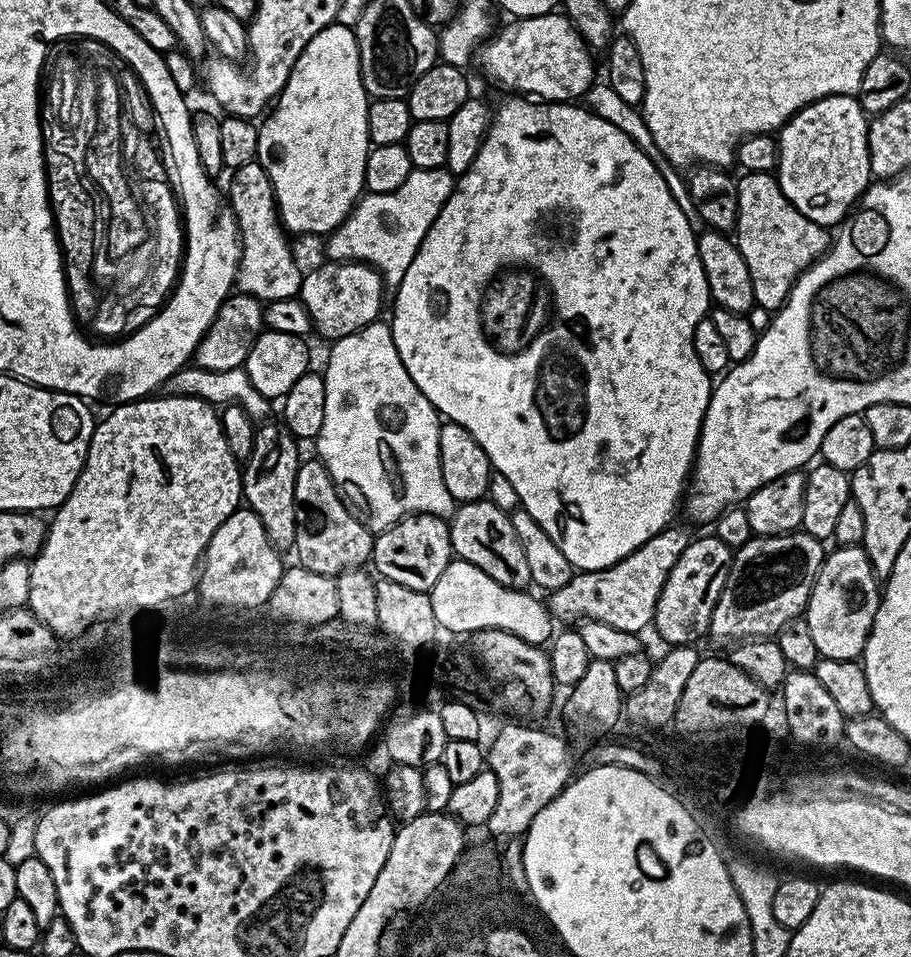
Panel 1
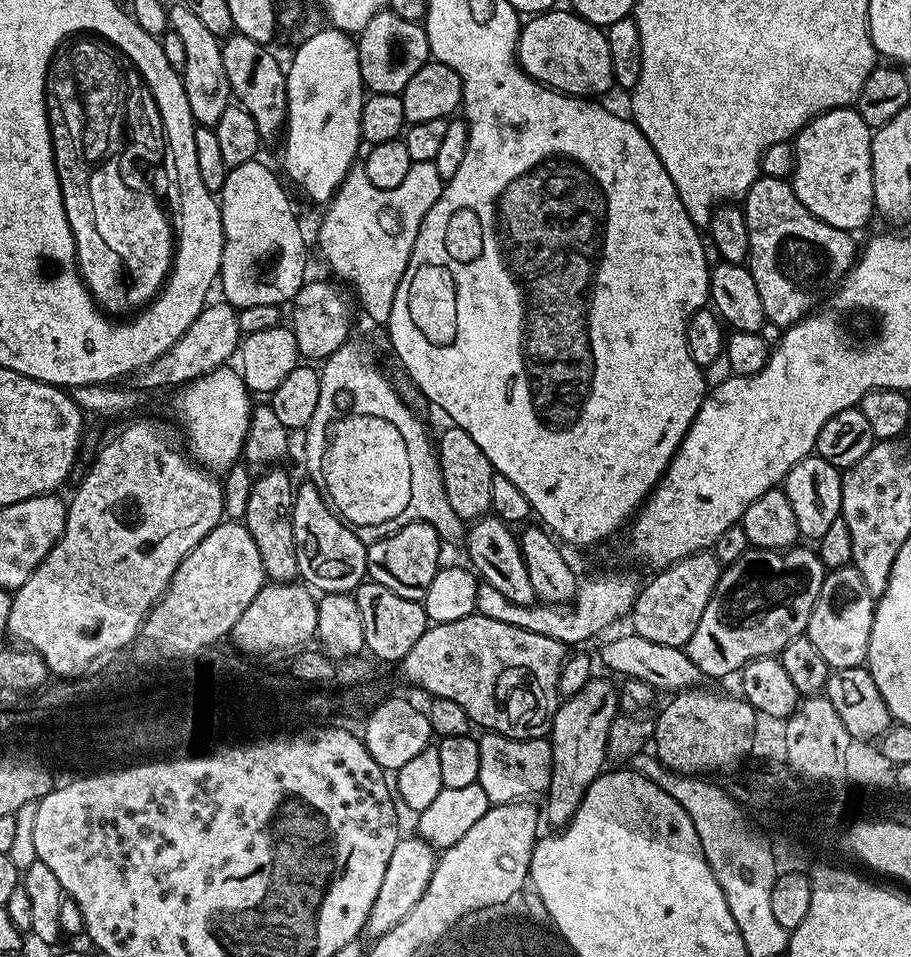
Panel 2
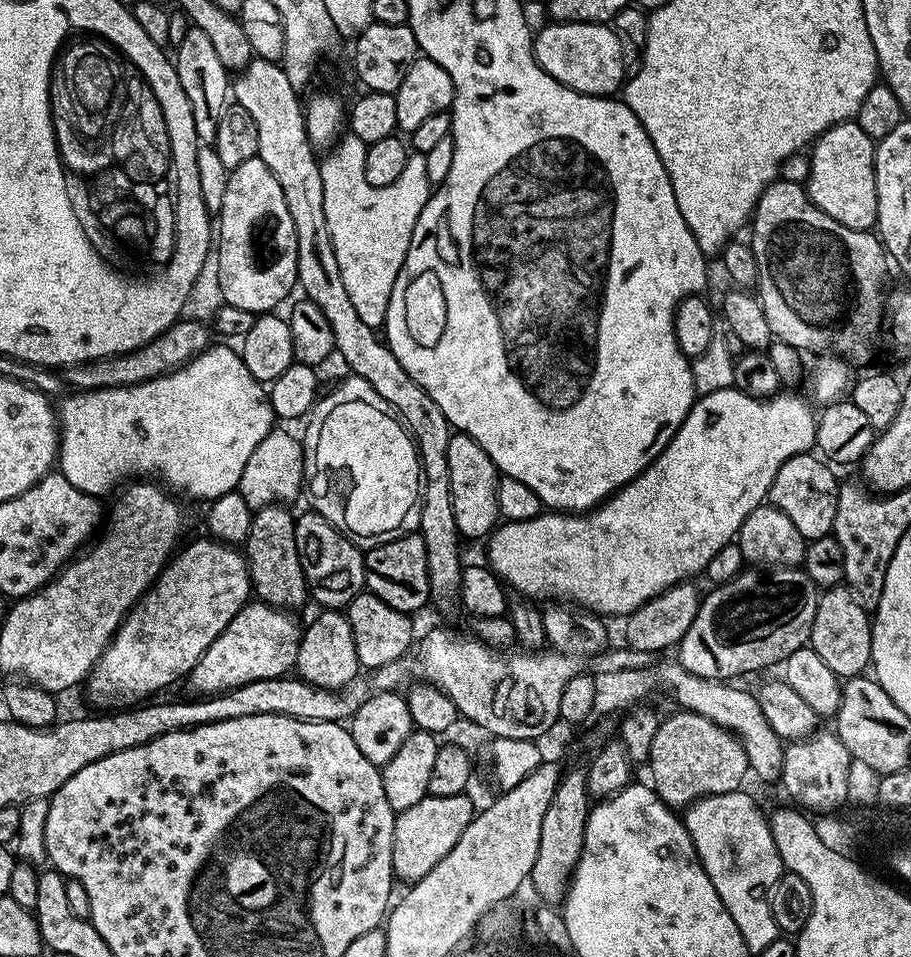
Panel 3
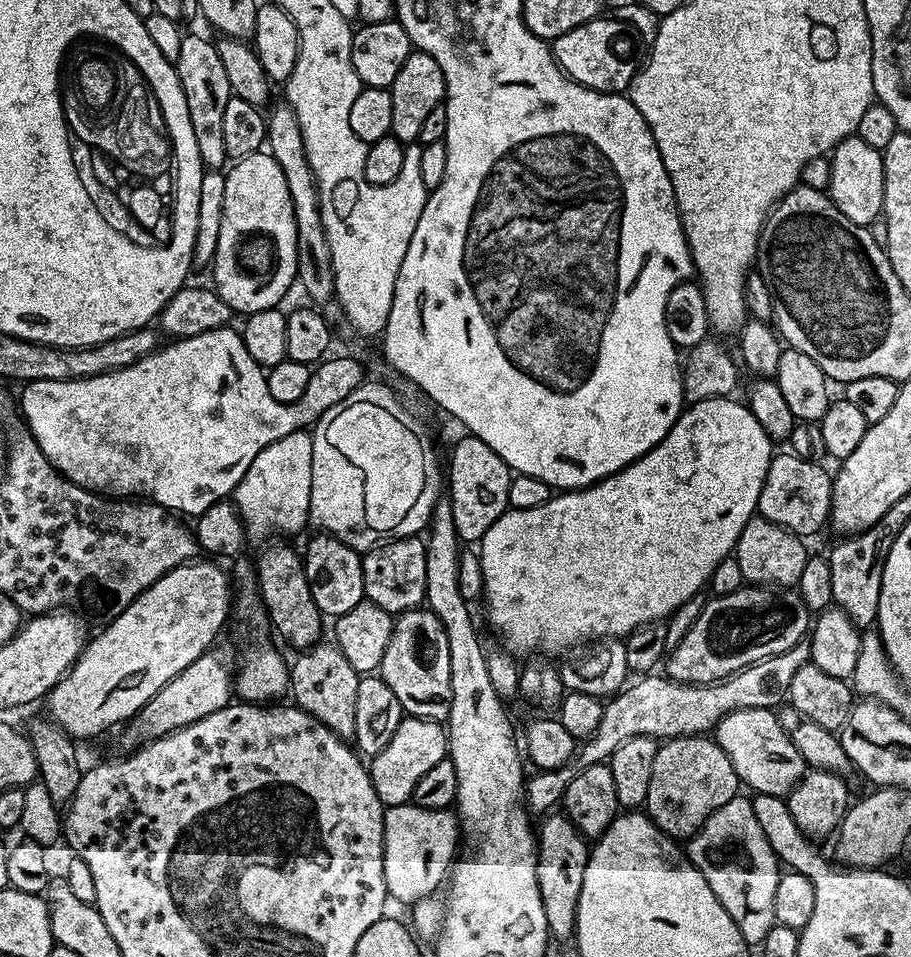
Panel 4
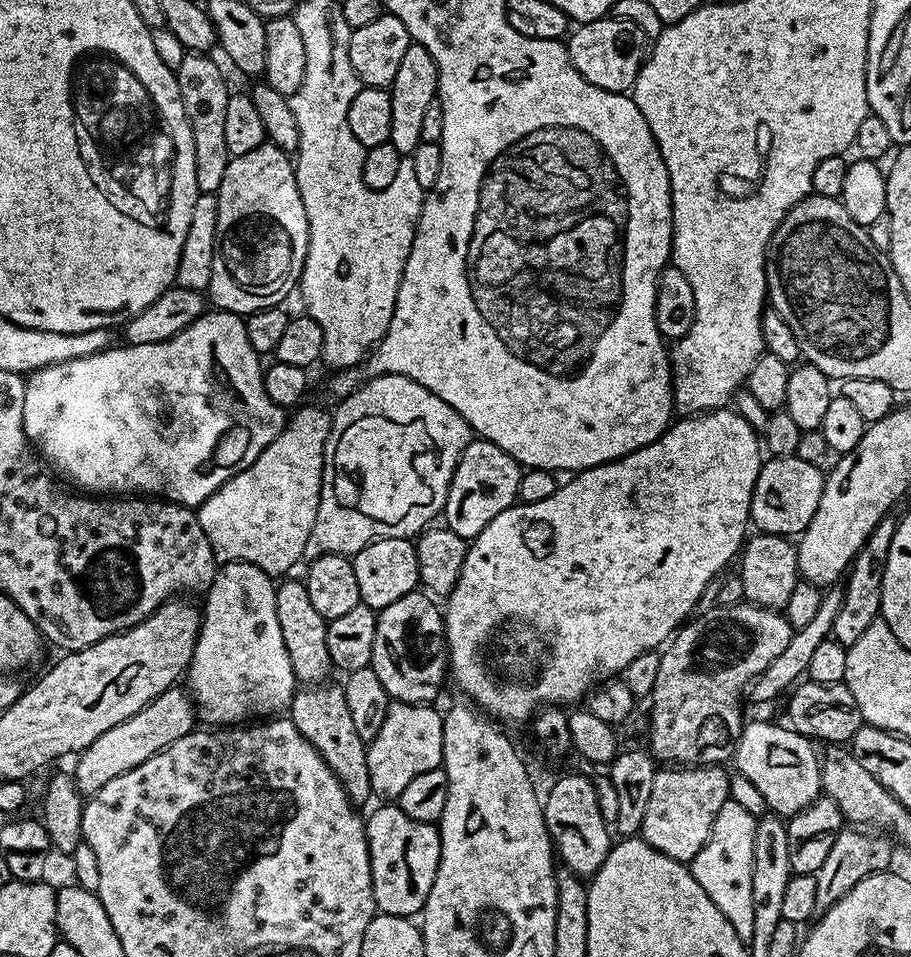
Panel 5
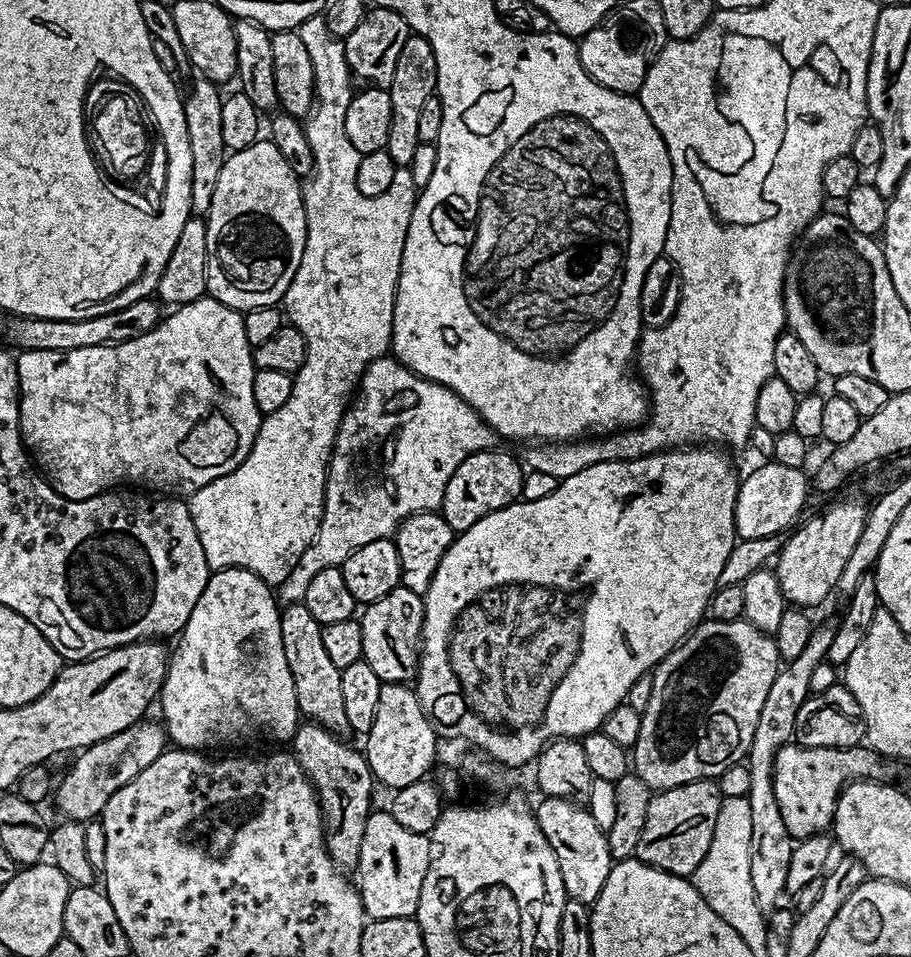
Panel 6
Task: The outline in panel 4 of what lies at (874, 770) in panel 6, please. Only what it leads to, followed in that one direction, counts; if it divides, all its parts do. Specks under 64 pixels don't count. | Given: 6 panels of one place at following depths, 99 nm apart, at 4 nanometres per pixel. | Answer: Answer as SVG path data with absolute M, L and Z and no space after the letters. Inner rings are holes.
M773 709L734 710L726 714L716 723L714 739L726 750L741 785L749 784L753 793L784 798L805 776L802 754L798 754L788 732L782 730L780 717Z

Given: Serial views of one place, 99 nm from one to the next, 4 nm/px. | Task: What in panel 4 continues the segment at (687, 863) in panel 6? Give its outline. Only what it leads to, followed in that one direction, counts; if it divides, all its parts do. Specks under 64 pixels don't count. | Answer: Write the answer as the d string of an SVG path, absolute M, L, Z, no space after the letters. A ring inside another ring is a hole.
M704 734L675 736L657 747L650 790L643 807L646 815L668 836L687 841L718 810L741 791L742 785L726 750Z

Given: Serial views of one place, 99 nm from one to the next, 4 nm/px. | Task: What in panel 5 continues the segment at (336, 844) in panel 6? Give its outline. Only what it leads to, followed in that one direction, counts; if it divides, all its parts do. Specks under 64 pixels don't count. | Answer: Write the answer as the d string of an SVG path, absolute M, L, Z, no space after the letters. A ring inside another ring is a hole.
M325 682L304 686L297 691L290 705L292 724L318 750L318 754L330 766L340 785L353 805L361 806L373 795L368 769L366 742L358 738L358 729L350 718L350 706L346 706L346 694L339 683Z

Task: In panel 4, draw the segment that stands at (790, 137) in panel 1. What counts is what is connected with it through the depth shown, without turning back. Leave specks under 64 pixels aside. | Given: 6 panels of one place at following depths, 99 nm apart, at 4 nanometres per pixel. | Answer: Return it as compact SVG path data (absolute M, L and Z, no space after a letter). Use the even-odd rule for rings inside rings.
M858 135L848 136L837 148L830 153L832 169L830 182L826 189L829 196L850 218L850 222L872 226L881 219L884 211L884 153L881 149L862 142Z

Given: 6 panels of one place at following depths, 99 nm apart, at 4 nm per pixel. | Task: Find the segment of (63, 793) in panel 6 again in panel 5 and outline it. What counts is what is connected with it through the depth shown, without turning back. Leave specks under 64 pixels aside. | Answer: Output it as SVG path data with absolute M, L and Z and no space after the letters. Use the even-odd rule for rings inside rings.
M173 686L166 689L158 698L154 698L138 714L126 718L126 722L118 722L118 726L110 726L106 734L98 734L90 746L75 757L76 772L74 779L76 788L82 794L91 794L102 790L106 782L118 778L118 774L126 774L134 770L134 766L142 766L146 758L166 750L178 738L194 731L198 717L191 695L183 687Z

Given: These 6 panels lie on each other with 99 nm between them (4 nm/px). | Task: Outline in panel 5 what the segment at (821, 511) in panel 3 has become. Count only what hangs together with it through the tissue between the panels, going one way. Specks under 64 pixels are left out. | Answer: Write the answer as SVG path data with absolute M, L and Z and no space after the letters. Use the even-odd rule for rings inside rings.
M773 456L760 465L758 482L750 502L750 520L757 524L761 533L769 536L799 537L810 526L810 518L822 502L825 473L820 472L821 465L811 460L795 456Z

